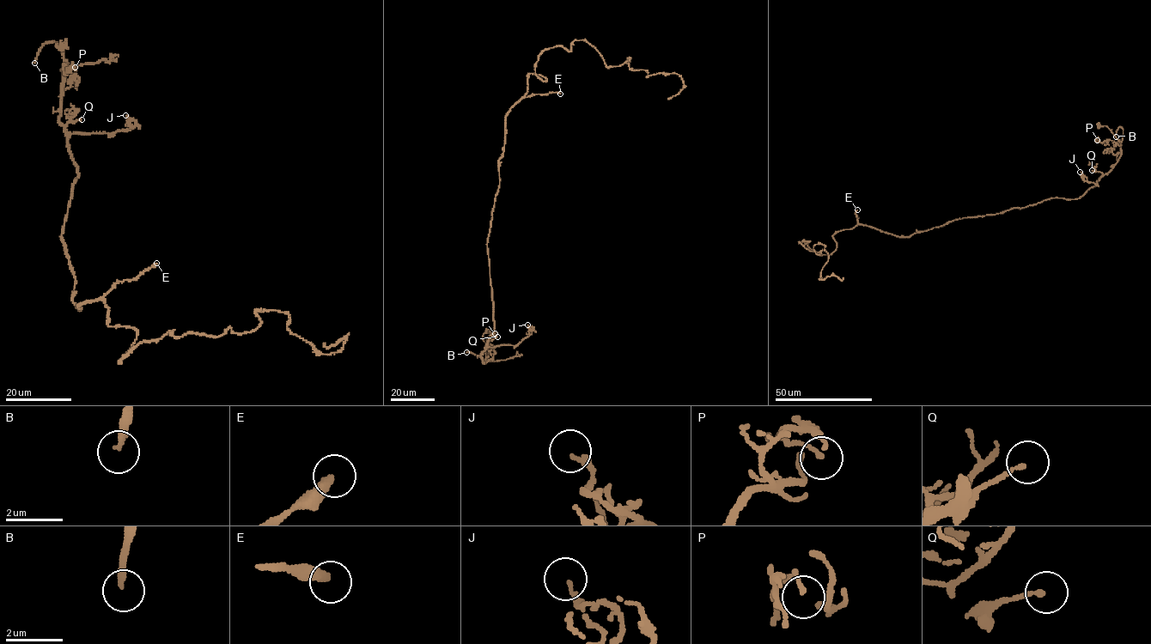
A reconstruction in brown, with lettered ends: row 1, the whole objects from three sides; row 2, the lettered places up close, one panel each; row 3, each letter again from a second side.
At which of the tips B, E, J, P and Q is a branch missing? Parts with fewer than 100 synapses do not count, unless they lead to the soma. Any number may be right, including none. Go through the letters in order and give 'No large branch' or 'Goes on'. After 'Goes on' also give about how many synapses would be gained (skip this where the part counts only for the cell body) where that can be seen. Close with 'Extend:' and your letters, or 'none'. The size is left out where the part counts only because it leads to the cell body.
B: Goes on
E: Goes on. Roughly 200 synapses
J: No large branch
P: No large branch
Q: No large branch
Extend: B, E

